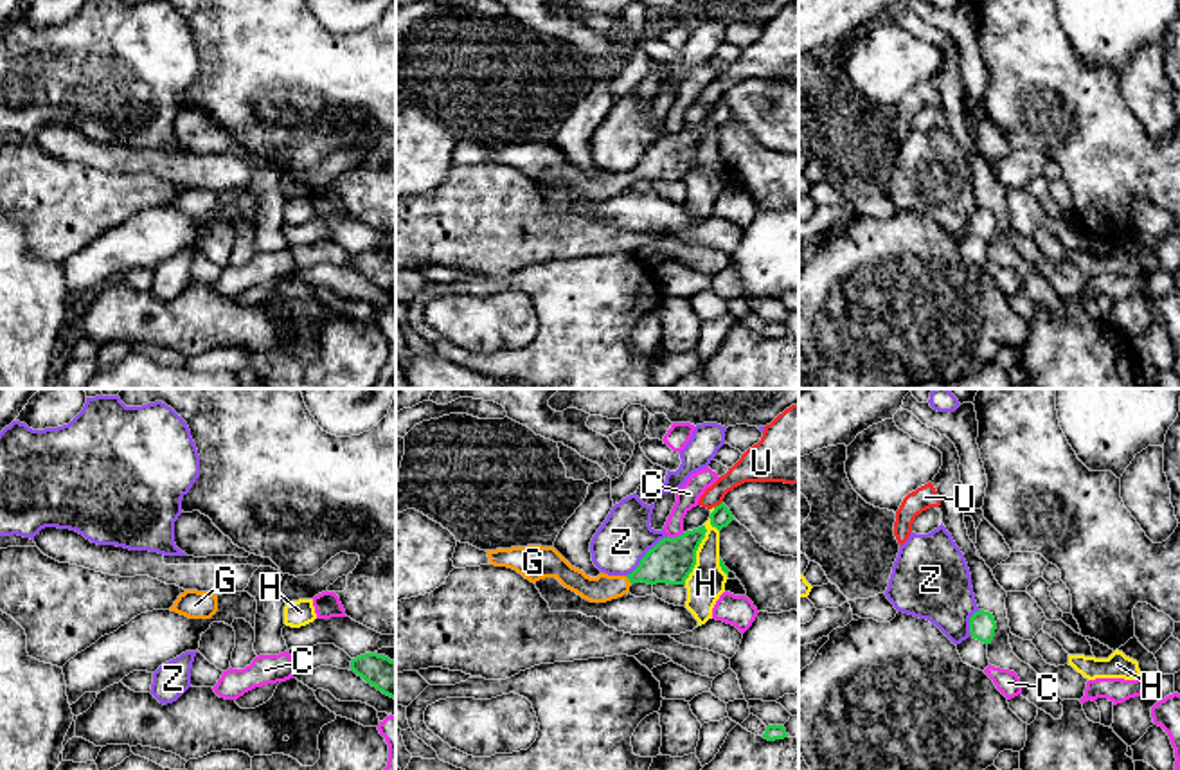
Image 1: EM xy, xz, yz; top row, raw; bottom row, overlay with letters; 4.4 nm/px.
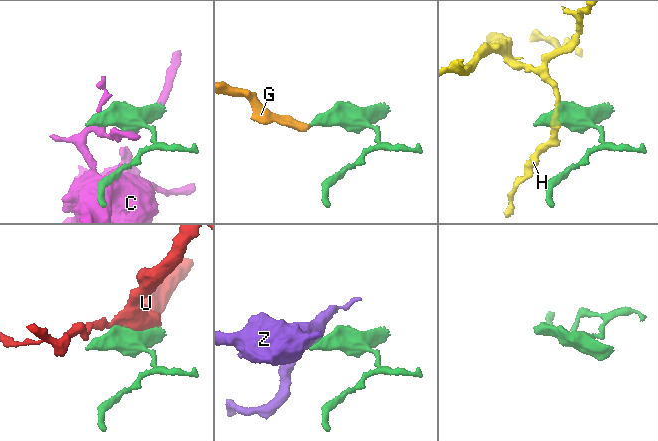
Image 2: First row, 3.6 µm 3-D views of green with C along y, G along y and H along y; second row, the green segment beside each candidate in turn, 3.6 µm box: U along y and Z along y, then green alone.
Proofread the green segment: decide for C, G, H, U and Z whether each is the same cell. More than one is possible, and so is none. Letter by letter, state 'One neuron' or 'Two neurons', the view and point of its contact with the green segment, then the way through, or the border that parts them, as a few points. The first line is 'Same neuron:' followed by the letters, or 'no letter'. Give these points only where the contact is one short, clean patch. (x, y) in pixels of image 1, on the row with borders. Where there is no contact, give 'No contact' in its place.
Same neuron: G
C: Two neurons. Touches green at xz (677, 537)
G: One neuron. Touches green at xz (628, 578). Path across: xz (671, 560), (628, 578), (619, 585), (601, 589)
H: Two neurons. Touches green at xz (695, 555). Boundary: xz (704, 524), (706, 537), (697, 551), (697, 564), (684, 583)
U: Two neurons. Touches green at xz (720, 504)
Z: Two neurons. Touches green at xz (646, 555). Boundary: xz (668, 537), (661, 538), (626, 576)

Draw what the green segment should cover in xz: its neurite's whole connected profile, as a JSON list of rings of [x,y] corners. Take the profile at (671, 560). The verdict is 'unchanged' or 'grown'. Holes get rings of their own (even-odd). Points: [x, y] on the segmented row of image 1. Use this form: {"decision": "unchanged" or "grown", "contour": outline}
{"decision": "grown", "contour": [[[705,525],[687,531],[676,538],[664,538],[646,552],[639,567],[628,576],[599,574],[586,576],[572,567],[554,547],[527,545],[486,551],[489,565],[507,567],[531,583],[556,578],[565,588],[590,603],[606,603],[622,597],[633,583],[685,585],[696,565],[696,551],[705,538]]]}

